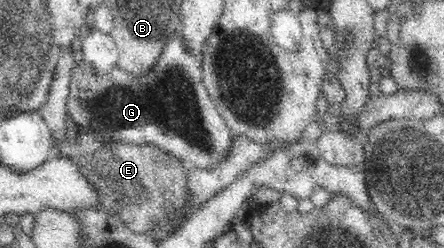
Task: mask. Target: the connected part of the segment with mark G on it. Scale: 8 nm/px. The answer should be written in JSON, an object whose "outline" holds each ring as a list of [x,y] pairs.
{"outline":[[[177,30],[168,40],[155,66],[147,72],[133,73],[116,66],[106,76],[83,75],[81,66],[74,65],[67,97],[68,114],[79,127],[94,127],[103,138],[122,139],[123,142],[150,144],[175,154],[190,168],[203,172],[214,169],[233,153],[235,135],[219,114],[203,82],[201,56],[191,51],[185,34]]]}

